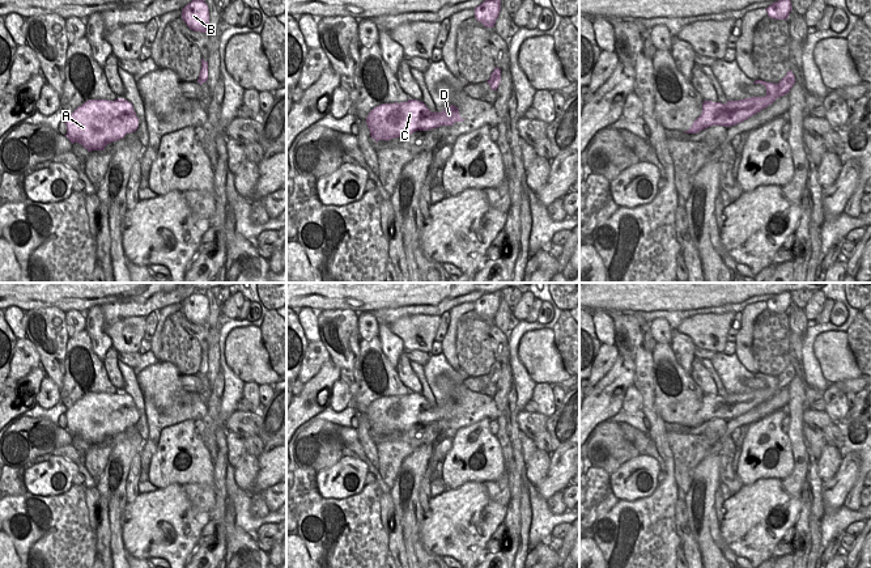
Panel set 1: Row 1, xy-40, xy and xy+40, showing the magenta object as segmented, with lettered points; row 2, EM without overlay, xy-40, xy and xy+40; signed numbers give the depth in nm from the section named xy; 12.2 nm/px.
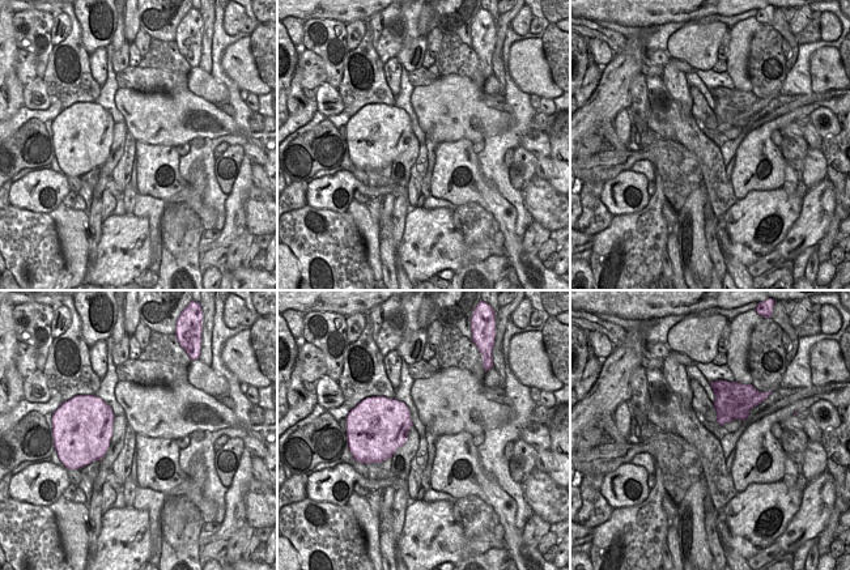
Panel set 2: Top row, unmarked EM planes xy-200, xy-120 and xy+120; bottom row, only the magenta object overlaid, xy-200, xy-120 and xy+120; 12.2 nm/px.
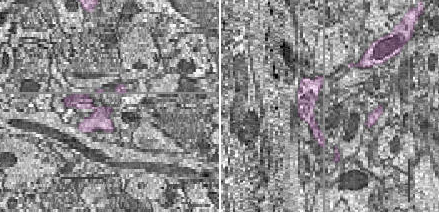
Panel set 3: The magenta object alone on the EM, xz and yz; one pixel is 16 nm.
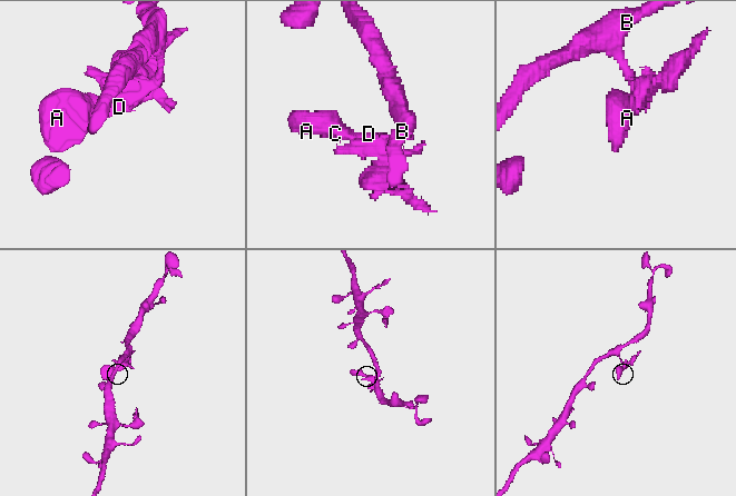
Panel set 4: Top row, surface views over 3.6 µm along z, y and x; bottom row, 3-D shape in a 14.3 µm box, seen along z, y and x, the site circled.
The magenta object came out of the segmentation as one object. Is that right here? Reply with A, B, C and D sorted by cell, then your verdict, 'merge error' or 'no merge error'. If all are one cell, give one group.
A B C D; no merge error

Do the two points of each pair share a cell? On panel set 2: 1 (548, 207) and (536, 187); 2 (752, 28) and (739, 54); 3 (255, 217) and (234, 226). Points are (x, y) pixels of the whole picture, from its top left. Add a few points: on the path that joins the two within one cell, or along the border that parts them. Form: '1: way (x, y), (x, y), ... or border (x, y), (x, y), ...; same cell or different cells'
1: way (543, 201), (538, 192); same cell
2: way (746, 34), (739, 42), (739, 47); same cell
3: border (249, 191), (245, 199), (246, 229); different cells

